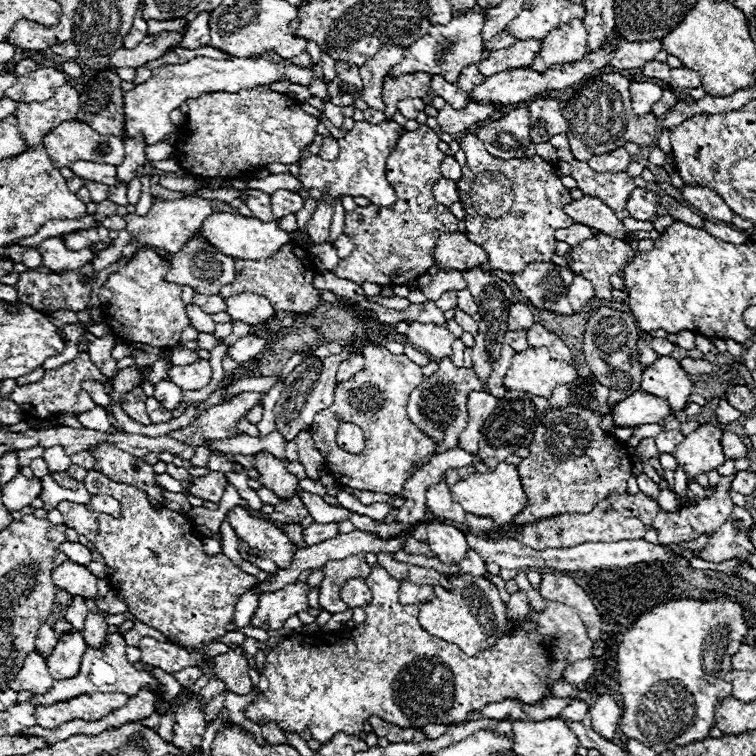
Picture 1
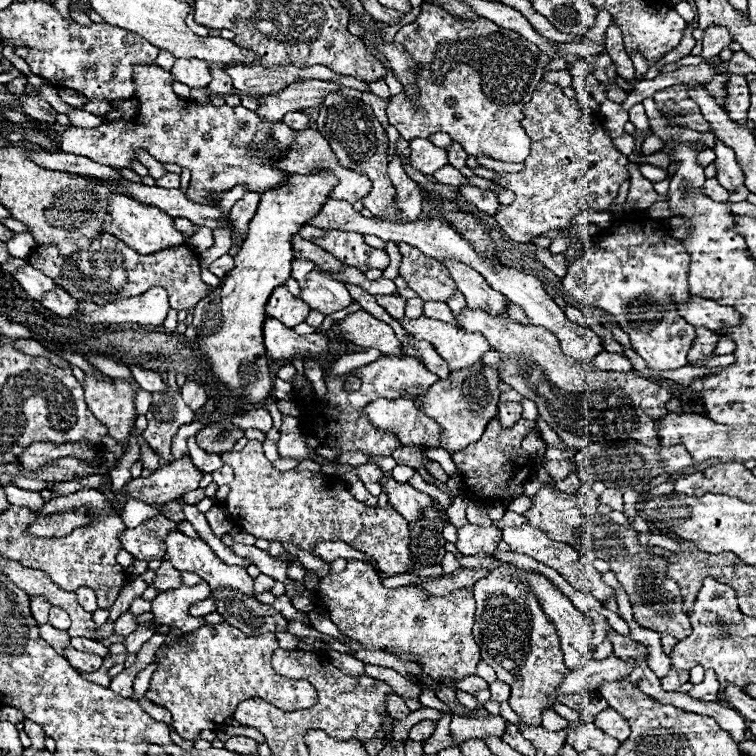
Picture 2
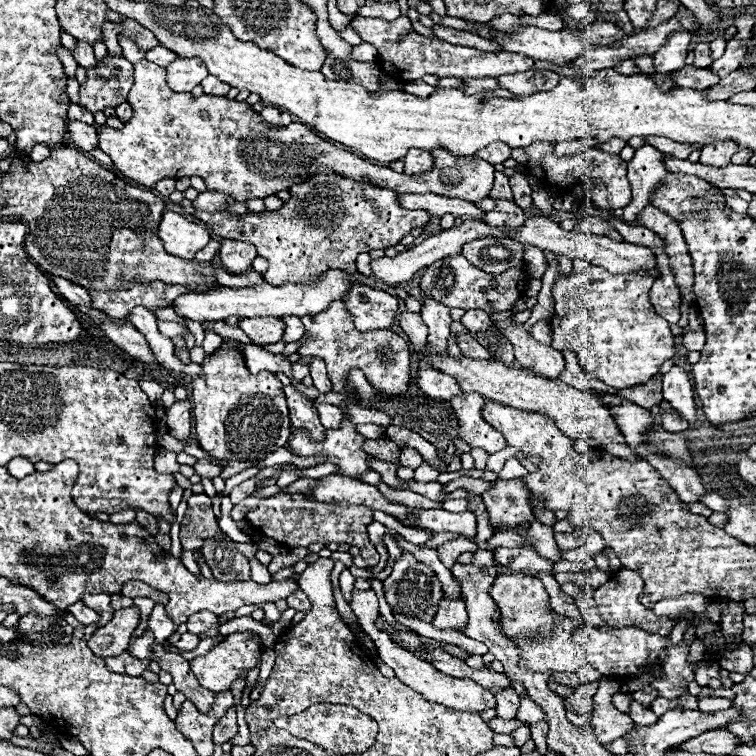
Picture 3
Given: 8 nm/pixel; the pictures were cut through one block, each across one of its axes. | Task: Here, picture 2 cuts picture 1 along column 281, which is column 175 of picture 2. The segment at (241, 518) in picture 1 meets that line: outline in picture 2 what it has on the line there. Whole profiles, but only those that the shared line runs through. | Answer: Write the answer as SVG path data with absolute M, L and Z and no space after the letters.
M172 530L168 536L166 536L166 560L172 562L172 566L176 570L194 570L194 574L202 576L204 582L210 584L210 588L222 588L222 586L232 586L248 596L254 596L254 588L252 588L252 578L248 576L246 568L242 566L226 566L212 550L210 546L204 542L204 540L194 540L194 538L188 538L186 534L182 534L180 530Z

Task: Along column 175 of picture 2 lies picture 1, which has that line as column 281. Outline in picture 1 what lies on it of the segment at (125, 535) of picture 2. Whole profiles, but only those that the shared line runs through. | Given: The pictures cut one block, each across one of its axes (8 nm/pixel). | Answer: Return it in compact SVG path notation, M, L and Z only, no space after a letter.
M278 522L276 526L284 530L284 534L290 538L290 542L294 542L294 546L298 546L298 548L306 548L304 536L302 536L304 528L302 528L300 524L282 524L282 522Z

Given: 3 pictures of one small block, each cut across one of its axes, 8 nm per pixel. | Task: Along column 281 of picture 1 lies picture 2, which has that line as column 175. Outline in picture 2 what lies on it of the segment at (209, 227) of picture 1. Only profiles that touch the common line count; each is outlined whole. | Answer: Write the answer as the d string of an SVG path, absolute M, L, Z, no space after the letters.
M112 194L108 210L110 210L114 220L110 226L106 226L106 232L114 234L118 240L126 242L130 248L138 250L140 254L154 254L158 250L166 250L166 248L174 248L174 246L186 246L184 234L174 228L174 218L168 216L166 212L158 210L156 206L146 206L146 204L140 204L128 196Z

